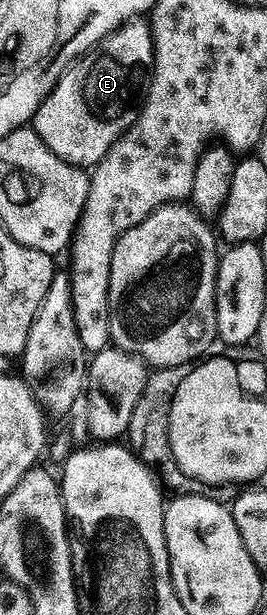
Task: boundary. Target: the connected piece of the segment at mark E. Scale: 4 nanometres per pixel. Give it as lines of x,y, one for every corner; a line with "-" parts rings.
137,17
122,24
106,35
89,51
74,60
58,84
48,93
48,97
38,107
32,120
32,130
64,161
83,169
93,168
114,148
114,143
133,127
146,105
150,92
150,79
154,76
154,33
145,18

